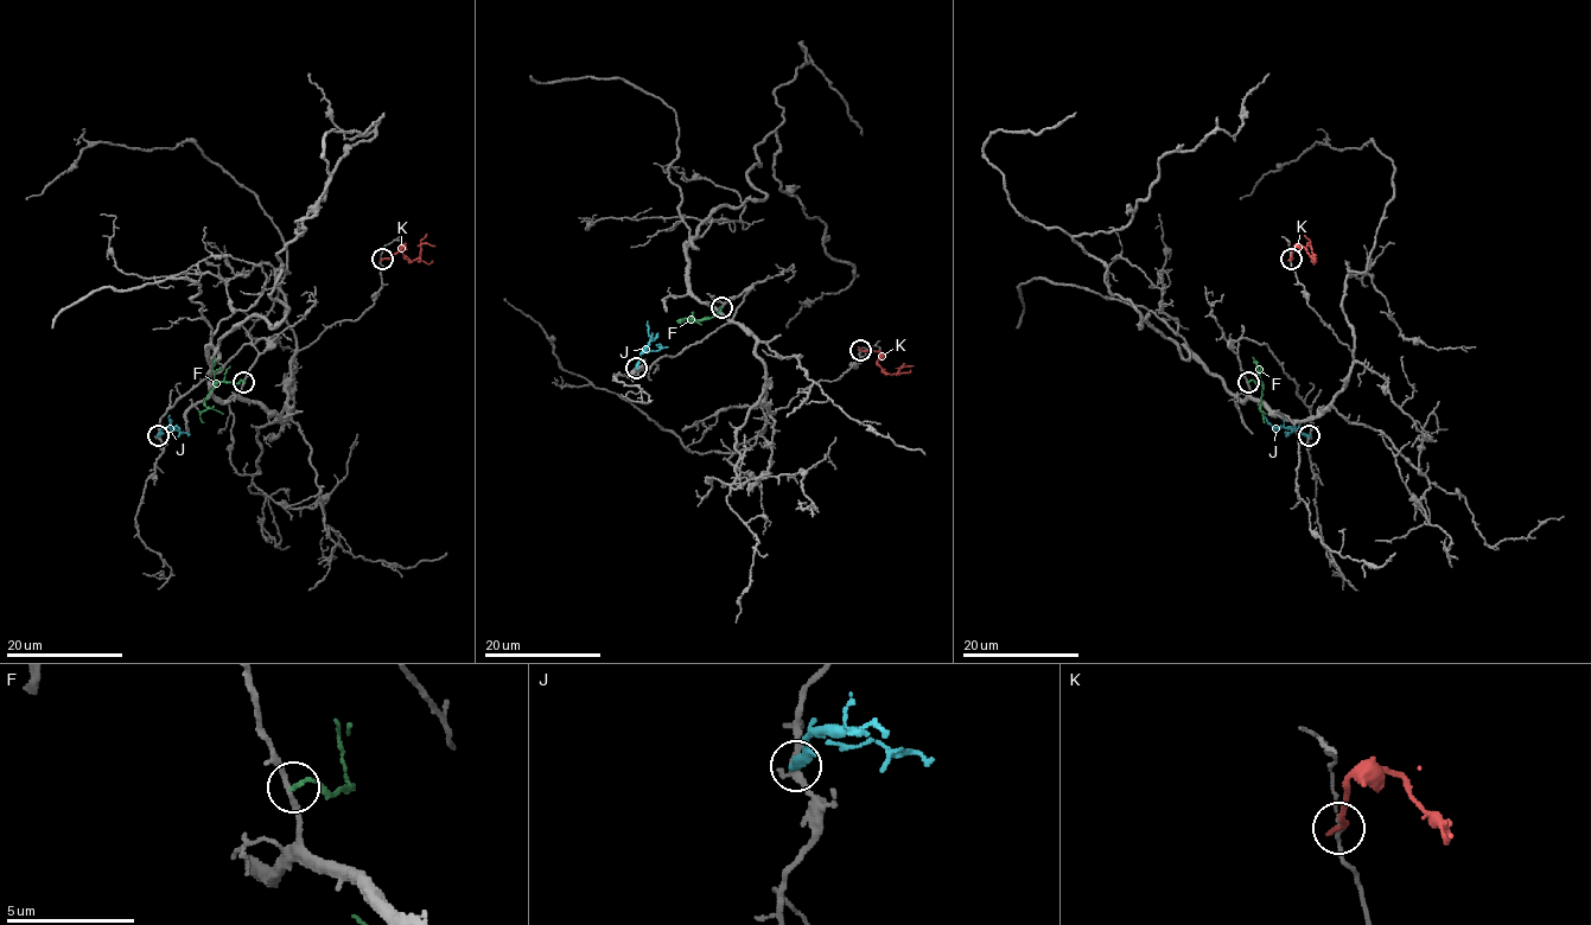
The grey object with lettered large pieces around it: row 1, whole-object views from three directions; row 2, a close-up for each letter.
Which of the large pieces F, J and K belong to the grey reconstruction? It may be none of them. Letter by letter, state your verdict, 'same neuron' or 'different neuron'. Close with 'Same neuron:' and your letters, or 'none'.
F: different neuron
J: different neuron
K: different neuron
Same neuron: none

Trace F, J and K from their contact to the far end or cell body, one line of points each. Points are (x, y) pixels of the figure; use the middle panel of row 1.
F: (723, 307), (716, 316), (685, 318), (679, 321), (681, 324)
J: (636, 368), (649, 340), (648, 321)
K: (859, 349), (876, 350), (877, 364), (890, 374), (914, 365)

